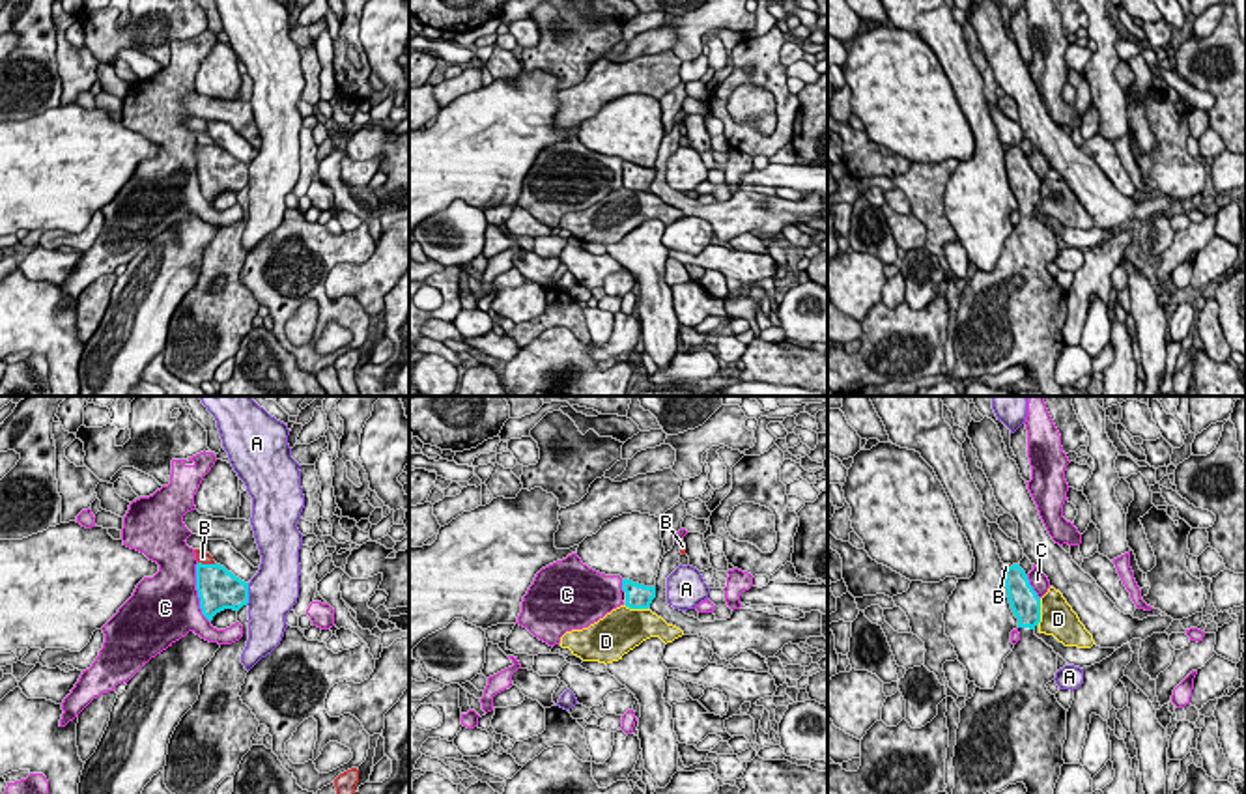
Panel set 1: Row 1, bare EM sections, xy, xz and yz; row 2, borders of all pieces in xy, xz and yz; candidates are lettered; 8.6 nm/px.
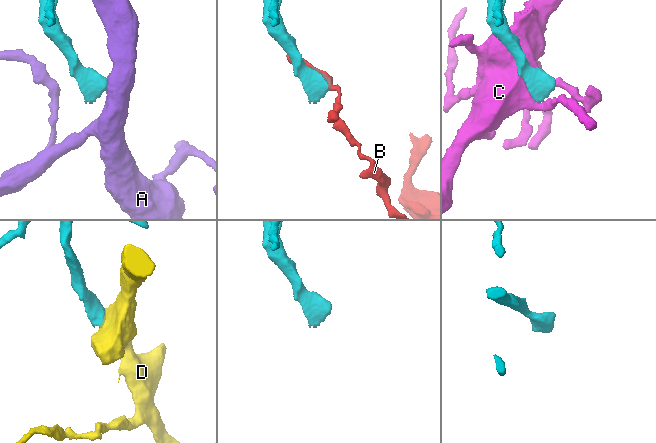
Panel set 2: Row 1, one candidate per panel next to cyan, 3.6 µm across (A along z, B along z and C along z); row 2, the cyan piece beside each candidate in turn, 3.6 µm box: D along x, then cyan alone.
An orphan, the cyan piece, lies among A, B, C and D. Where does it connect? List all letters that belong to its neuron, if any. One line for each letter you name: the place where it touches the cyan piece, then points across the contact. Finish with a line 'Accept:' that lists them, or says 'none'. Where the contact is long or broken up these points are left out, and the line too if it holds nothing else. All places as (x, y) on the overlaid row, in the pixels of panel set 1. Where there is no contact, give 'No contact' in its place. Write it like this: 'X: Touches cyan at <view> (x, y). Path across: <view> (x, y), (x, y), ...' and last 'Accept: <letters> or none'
Accept: none

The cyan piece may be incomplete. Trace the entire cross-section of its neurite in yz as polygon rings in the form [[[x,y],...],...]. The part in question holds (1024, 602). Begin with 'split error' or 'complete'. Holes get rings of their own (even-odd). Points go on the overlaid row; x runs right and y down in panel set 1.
split error | [[[1020,564],[1005,570],[1005,588],[1020,641],[992,689],[975,688],[960,710],[953,757],[953,794],[996,794],[1024,783],[1026,794],[1054,794],[1067,740],[1067,710],[1046,688],[1057,654],[1035,635],[1041,598]]]

